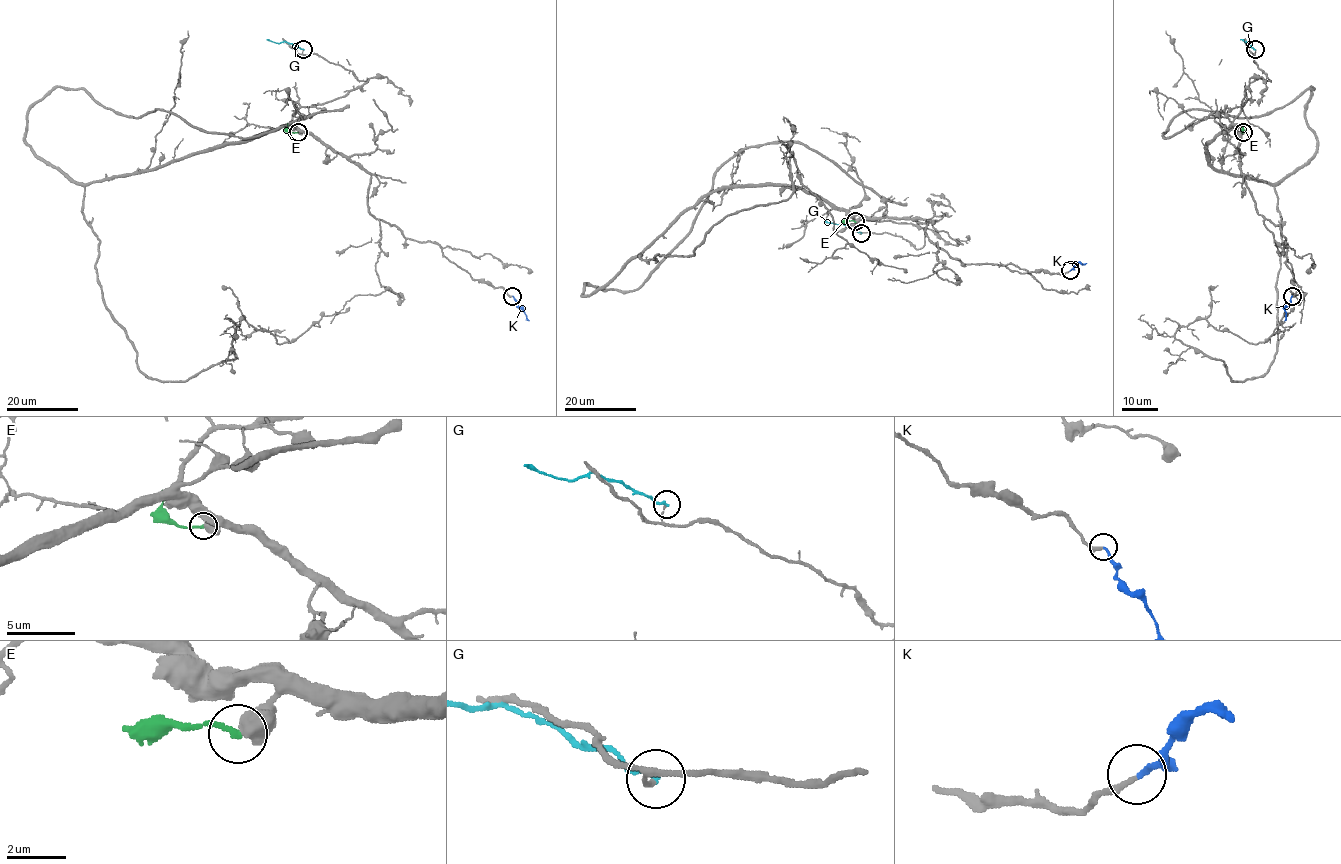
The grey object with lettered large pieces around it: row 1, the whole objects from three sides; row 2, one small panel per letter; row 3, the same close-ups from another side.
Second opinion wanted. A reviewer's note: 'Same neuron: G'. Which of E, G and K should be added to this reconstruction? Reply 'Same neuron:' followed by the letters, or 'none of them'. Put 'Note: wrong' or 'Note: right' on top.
Note: wrong
Same neuron: K

